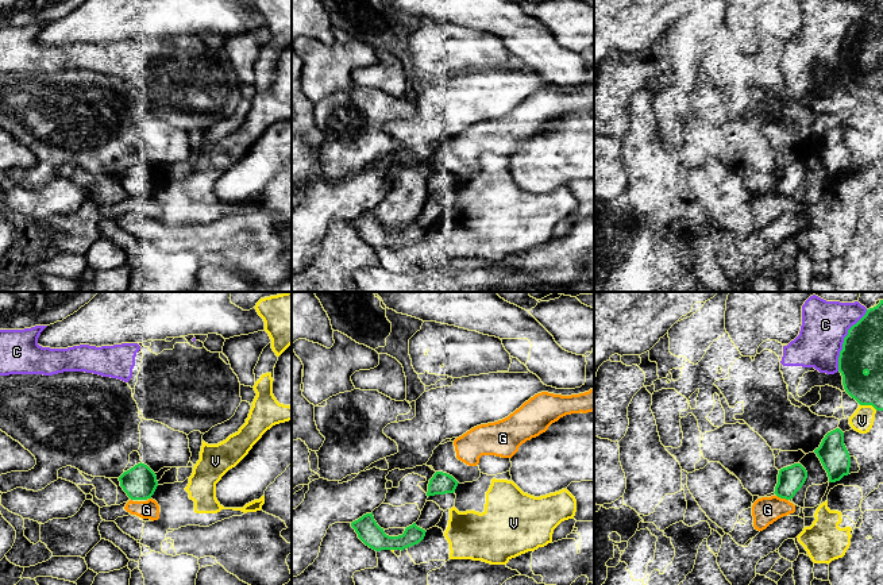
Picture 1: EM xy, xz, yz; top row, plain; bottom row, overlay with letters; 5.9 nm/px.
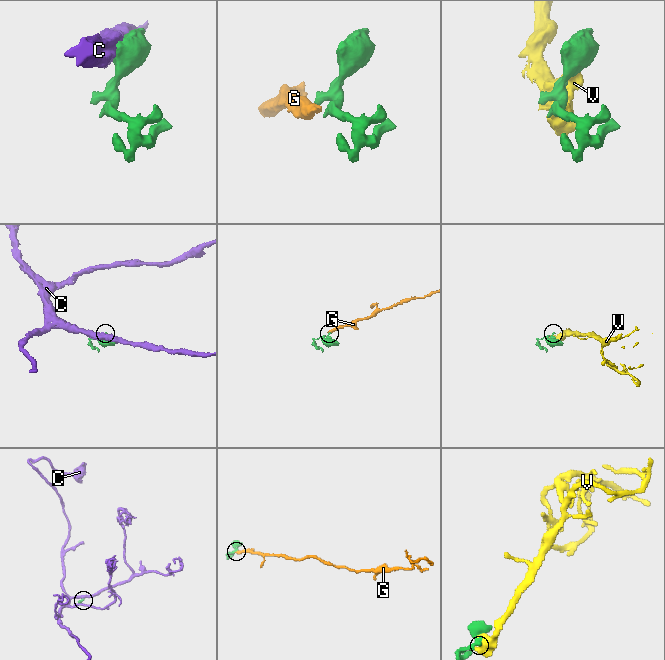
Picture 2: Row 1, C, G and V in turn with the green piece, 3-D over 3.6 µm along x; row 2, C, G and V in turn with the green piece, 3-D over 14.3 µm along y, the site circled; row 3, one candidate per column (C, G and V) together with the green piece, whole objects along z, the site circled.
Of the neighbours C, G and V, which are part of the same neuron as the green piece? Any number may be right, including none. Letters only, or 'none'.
none

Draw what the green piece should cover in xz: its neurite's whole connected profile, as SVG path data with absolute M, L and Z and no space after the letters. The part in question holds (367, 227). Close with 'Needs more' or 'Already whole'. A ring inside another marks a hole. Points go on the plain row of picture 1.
M373 209L366 211L358 218L351 220L351 224L358 231L358 235L370 246L375 249L381 247L404 247L420 240L425 234L425 227L413 220L406 224L402 232L389 234L385 231L374 218Z. Already whole

